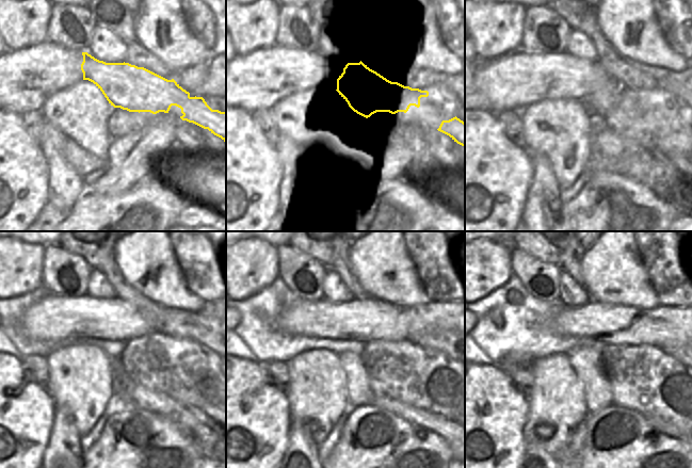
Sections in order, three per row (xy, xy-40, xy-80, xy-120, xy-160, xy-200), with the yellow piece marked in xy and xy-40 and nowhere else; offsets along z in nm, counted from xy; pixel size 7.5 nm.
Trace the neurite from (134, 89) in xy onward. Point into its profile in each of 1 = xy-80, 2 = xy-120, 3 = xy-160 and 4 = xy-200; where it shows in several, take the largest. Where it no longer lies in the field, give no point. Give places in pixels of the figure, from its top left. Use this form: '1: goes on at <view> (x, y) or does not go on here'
1: goes on at xy-80 (613, 94)
2: goes on at xy-120 (154, 340)
3: goes on at xy-160 (387, 344)
4: goes on at xy-200 (629, 347)

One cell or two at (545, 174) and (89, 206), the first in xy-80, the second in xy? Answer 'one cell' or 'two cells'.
two cells

